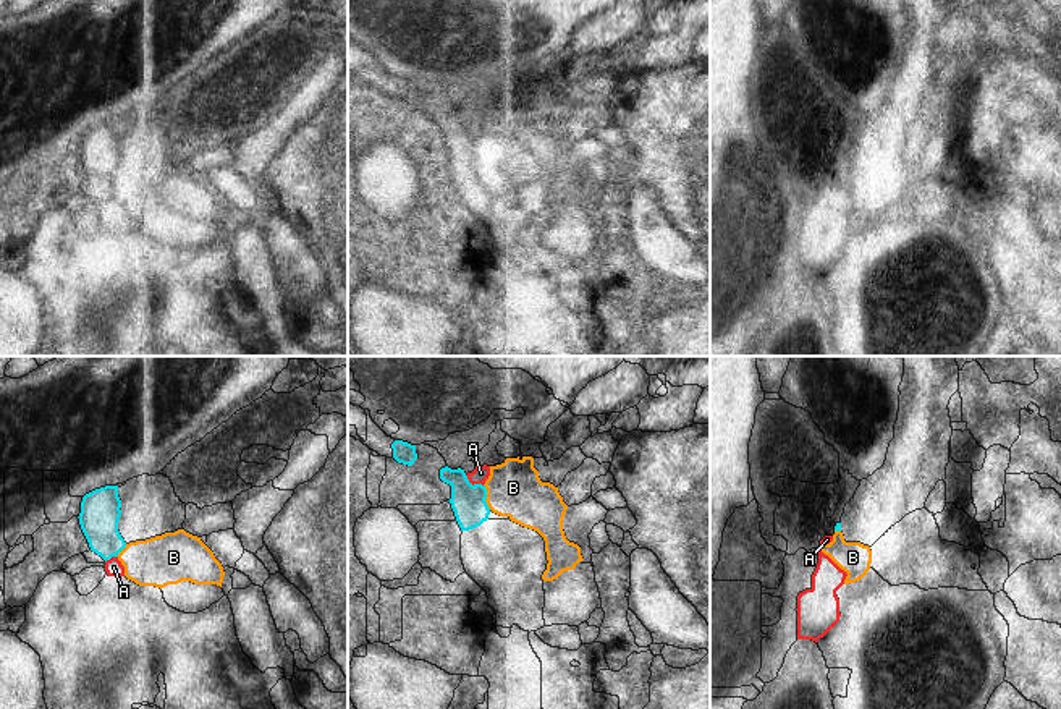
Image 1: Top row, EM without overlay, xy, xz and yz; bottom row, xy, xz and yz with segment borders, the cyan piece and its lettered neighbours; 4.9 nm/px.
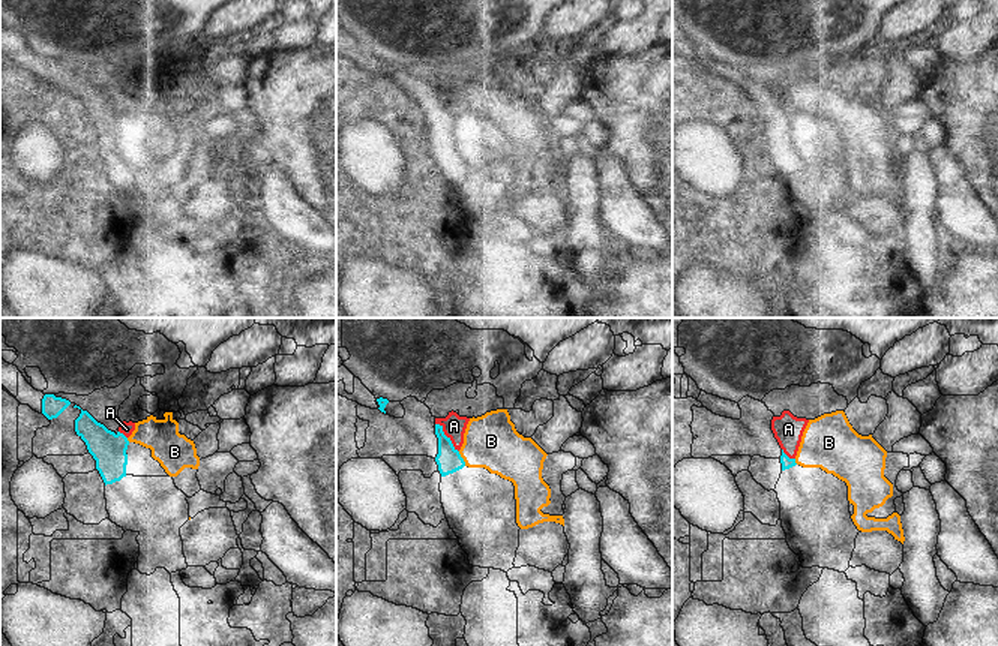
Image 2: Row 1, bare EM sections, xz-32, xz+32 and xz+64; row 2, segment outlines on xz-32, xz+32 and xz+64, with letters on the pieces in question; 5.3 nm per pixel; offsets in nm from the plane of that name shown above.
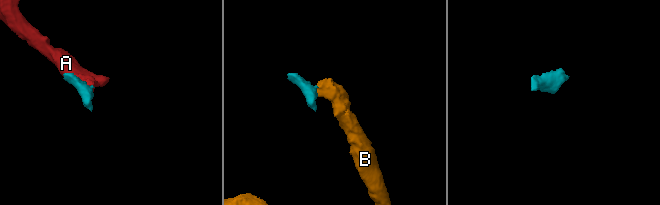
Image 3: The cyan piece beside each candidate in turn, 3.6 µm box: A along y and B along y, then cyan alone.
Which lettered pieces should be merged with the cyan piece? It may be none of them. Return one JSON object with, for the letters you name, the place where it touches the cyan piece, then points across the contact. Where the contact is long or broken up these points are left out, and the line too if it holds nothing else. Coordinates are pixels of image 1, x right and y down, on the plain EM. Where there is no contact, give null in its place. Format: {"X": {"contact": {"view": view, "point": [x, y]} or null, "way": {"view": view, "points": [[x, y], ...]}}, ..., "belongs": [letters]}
{"belongs": []}

